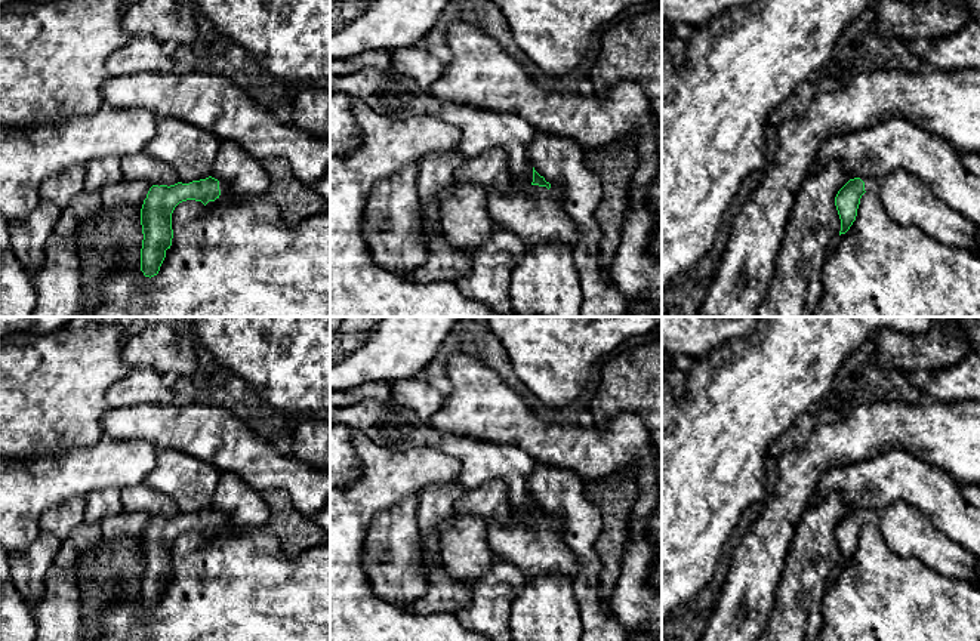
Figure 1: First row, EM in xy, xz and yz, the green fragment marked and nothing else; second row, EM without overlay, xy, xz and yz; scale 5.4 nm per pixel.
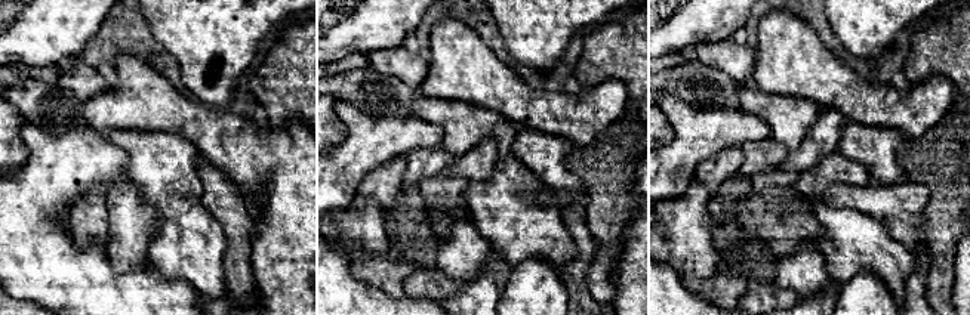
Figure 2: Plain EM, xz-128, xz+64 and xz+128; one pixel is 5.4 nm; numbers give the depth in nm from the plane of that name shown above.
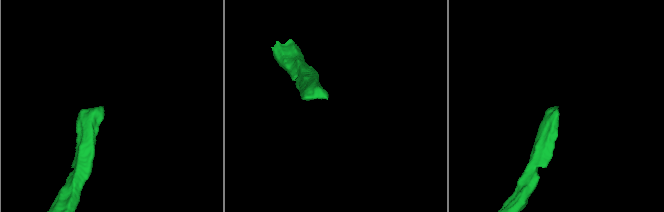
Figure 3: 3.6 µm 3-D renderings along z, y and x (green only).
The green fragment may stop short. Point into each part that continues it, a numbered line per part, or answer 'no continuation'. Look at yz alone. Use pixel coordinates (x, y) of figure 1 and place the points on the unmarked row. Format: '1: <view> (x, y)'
1: yz (908, 532)

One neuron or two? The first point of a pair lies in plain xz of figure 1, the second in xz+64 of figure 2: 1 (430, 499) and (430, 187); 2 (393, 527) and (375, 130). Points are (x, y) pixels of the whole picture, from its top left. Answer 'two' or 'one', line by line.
1: two
2: two

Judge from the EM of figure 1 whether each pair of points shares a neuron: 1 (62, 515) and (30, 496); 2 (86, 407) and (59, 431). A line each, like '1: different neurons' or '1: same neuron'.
1: different neurons
2: same neuron

